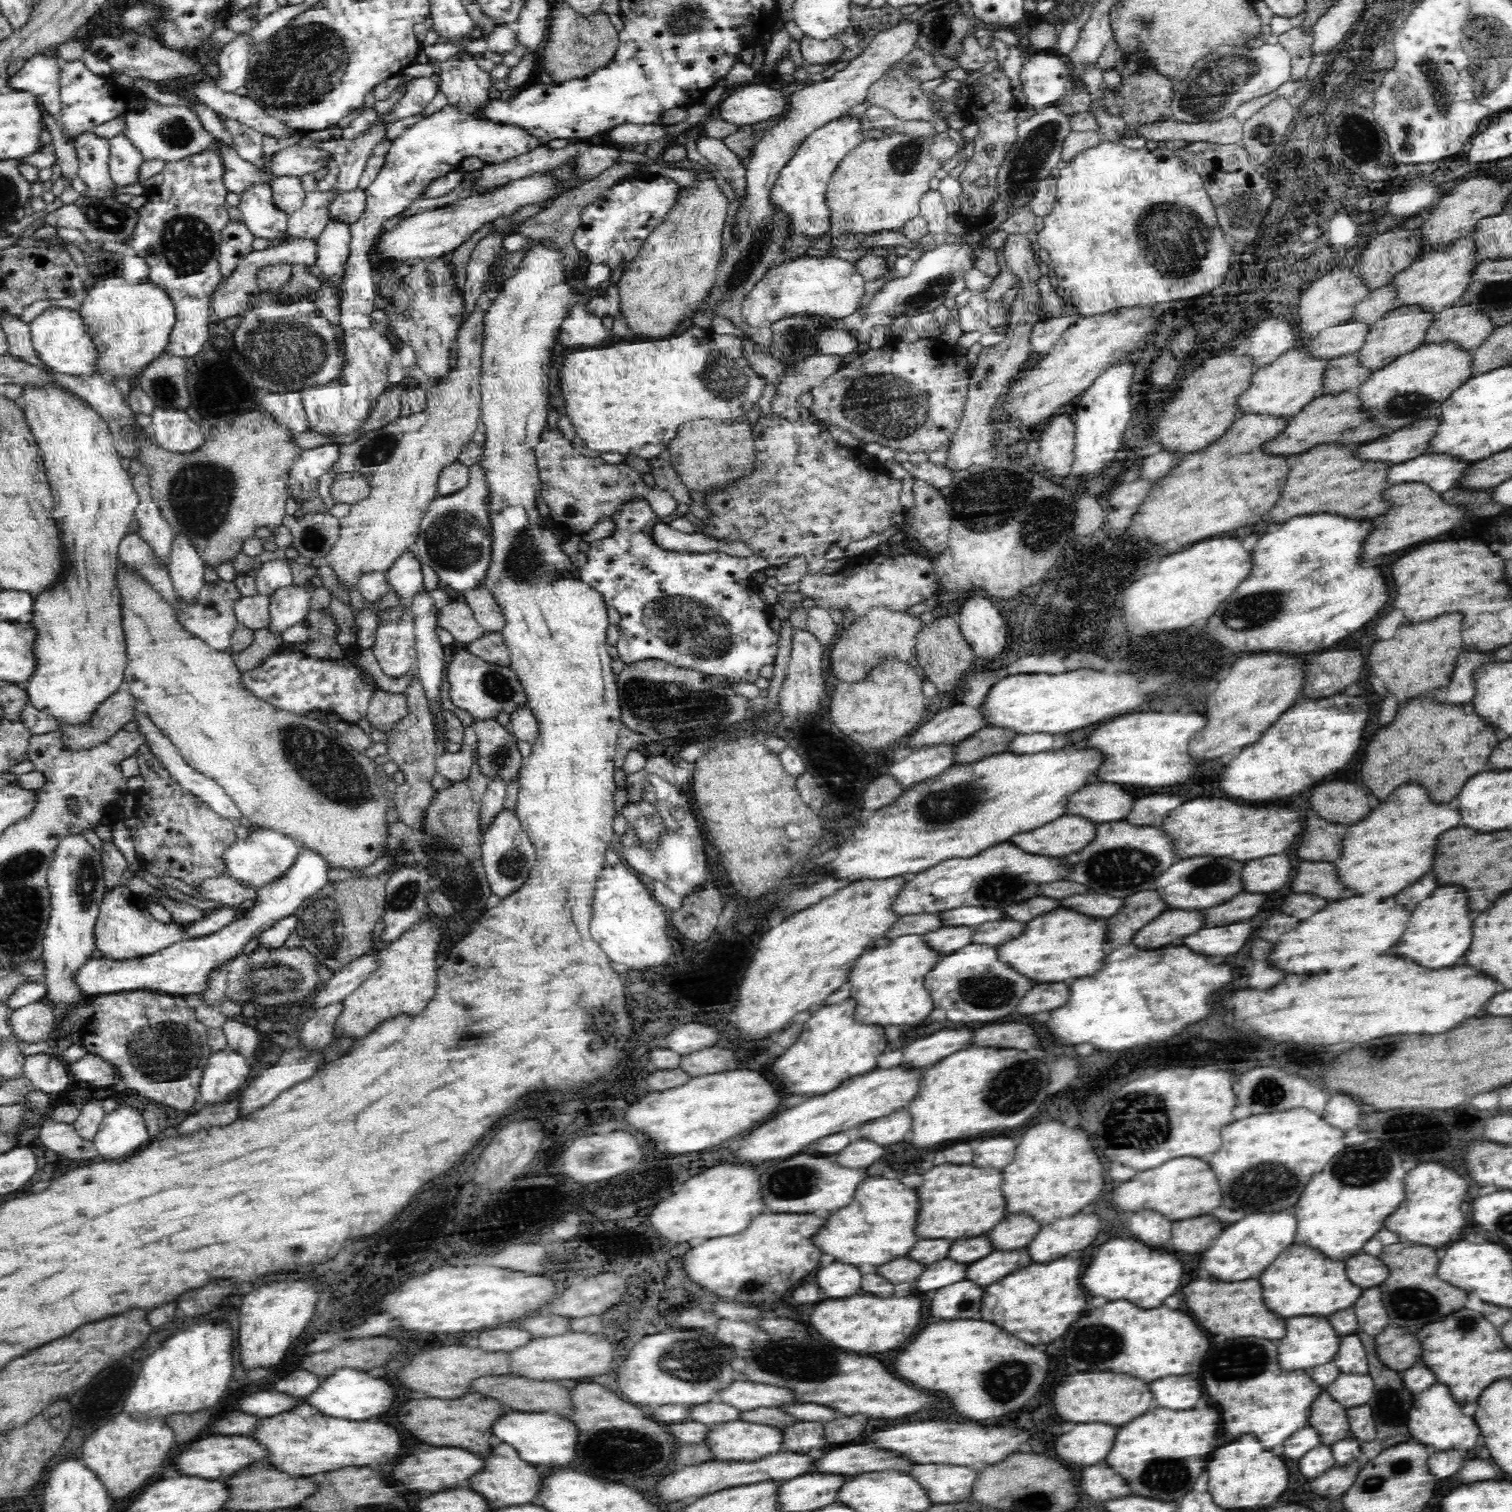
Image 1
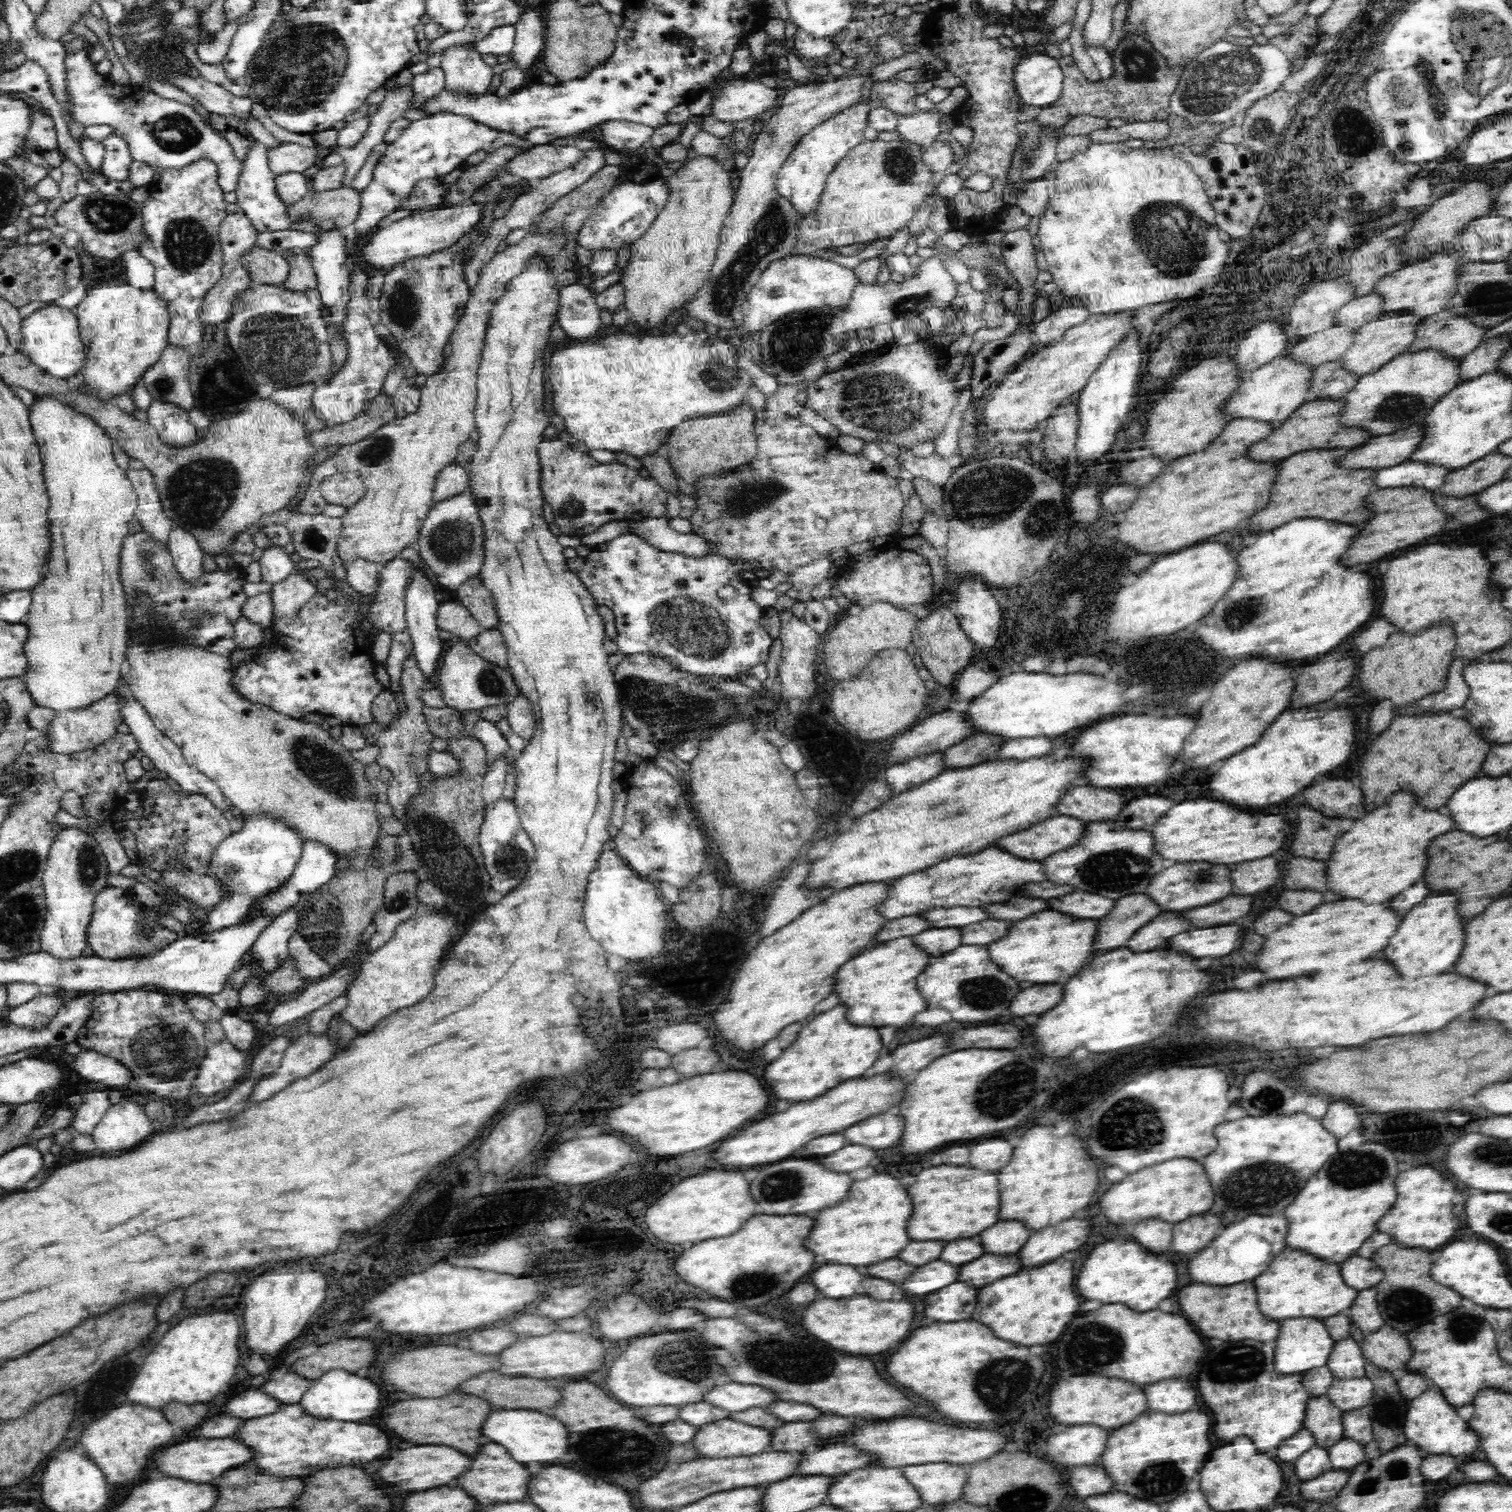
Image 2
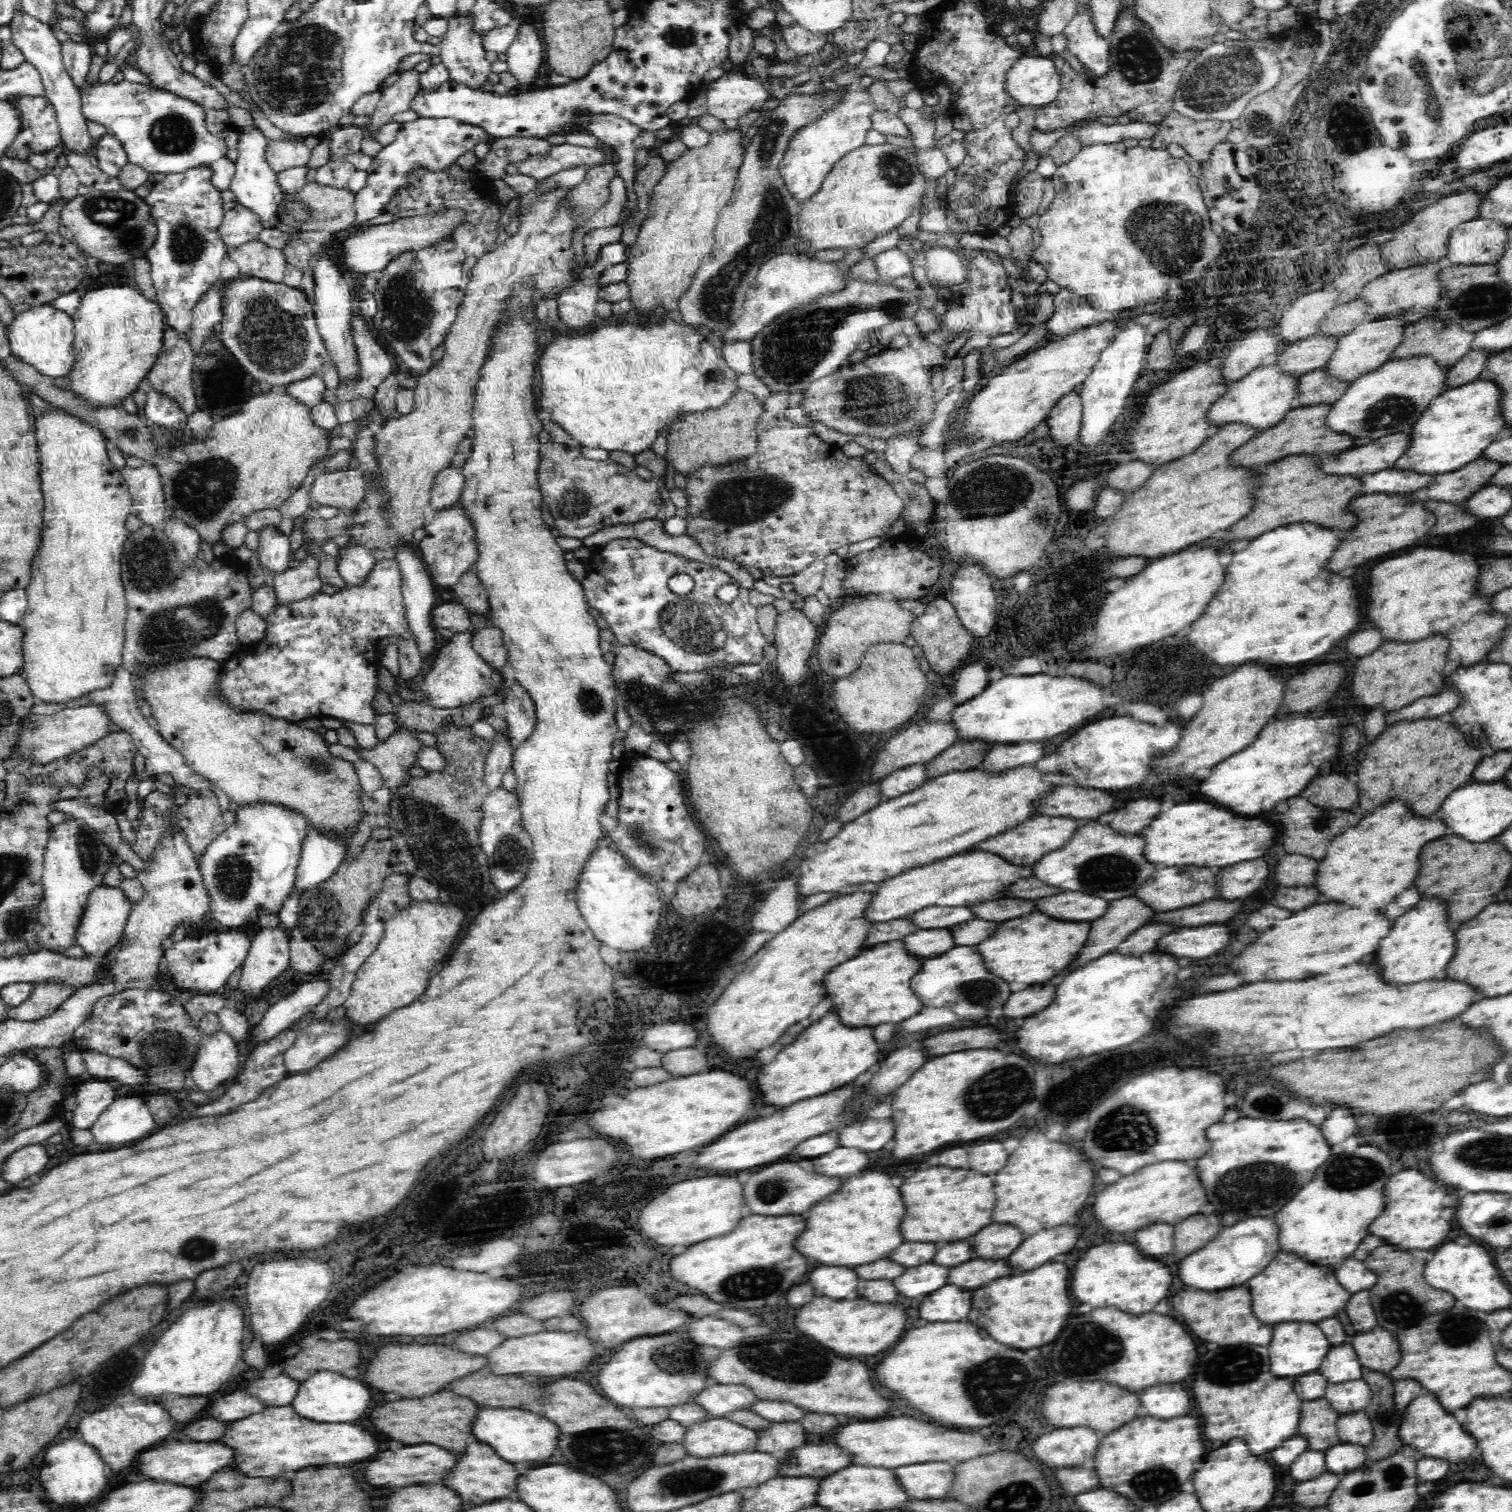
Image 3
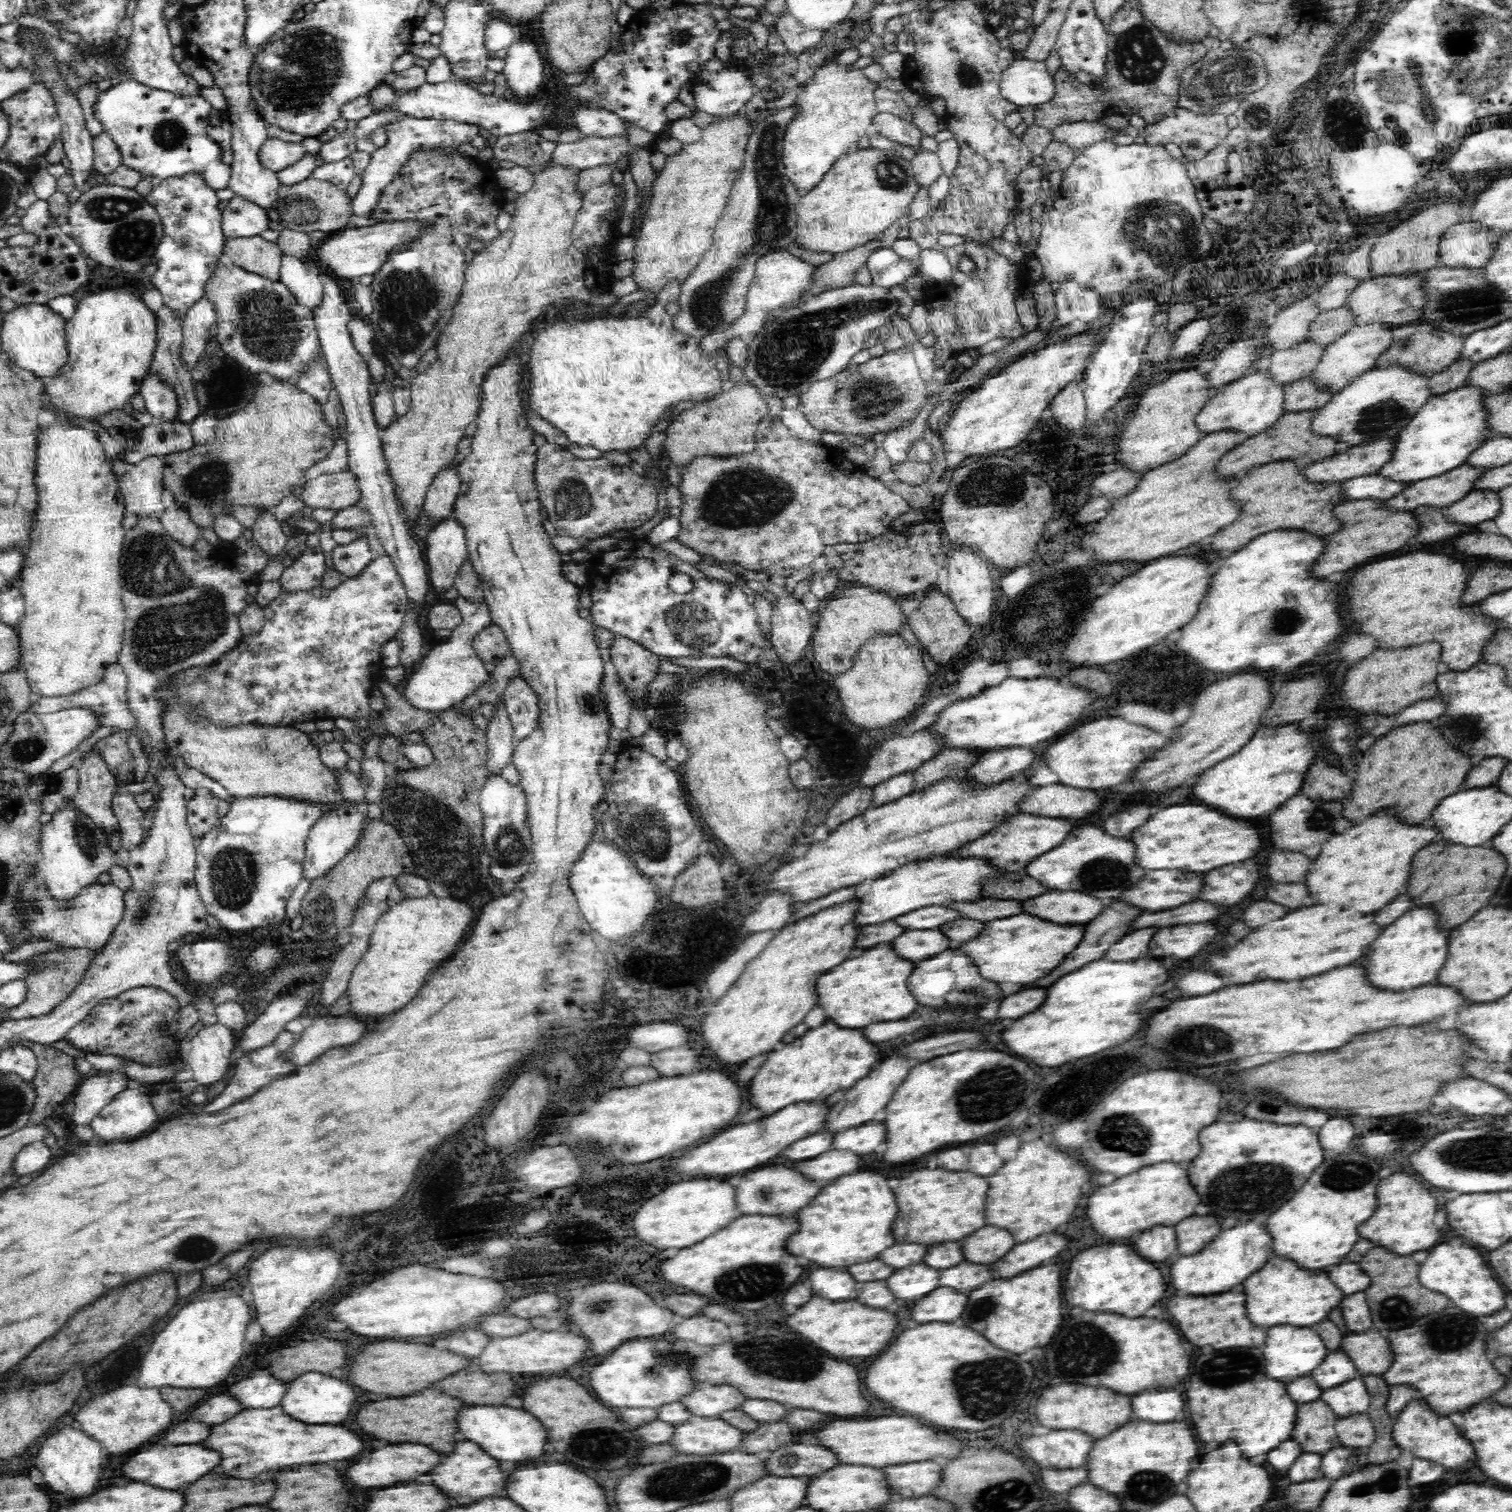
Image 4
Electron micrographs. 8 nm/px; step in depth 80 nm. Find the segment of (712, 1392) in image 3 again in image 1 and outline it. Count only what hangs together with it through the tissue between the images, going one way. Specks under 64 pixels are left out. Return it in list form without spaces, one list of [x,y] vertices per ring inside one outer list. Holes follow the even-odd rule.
[[[734,1382],[728,1388],[719,1390],[718,1398],[720,1403],[726,1402],[730,1407],[734,1407],[738,1411],[754,1410],[755,1408],[778,1408],[784,1404],[792,1404],[794,1400],[790,1400],[790,1396],[786,1396],[786,1388],[774,1388],[770,1384],[754,1384],[754,1382]]]

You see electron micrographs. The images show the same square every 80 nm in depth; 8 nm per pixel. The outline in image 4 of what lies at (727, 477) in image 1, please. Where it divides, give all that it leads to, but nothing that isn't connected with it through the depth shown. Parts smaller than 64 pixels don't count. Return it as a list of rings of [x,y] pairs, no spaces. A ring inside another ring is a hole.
[[[752,383],[728,384],[722,394],[718,394],[714,400],[704,400],[698,404],[682,411],[667,428],[667,438],[662,448],[667,452],[669,460],[674,465],[682,468],[696,456],[713,456],[724,458],[742,453],[750,453],[755,448],[754,438],[757,436],[758,424],[762,417],[769,412],[766,401],[761,392]]]

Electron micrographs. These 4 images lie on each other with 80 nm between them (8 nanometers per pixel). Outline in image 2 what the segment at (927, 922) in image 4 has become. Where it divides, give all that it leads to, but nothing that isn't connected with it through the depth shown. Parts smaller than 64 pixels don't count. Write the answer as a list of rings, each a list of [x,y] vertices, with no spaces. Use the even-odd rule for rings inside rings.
[[[955,907],[955,908],[934,908],[924,912],[922,918],[926,916],[934,928],[958,928],[958,926],[968,926],[972,922],[982,922],[988,920],[988,912],[982,908]]]

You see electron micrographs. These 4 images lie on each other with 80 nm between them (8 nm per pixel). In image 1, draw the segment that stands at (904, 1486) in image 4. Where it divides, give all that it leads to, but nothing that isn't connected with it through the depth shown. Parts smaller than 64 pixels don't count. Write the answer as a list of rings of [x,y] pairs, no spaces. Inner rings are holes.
[[[920,1464],[912,1468],[910,1478],[920,1482],[927,1498],[934,1504],[962,1502],[970,1496],[974,1468],[948,1464]]]

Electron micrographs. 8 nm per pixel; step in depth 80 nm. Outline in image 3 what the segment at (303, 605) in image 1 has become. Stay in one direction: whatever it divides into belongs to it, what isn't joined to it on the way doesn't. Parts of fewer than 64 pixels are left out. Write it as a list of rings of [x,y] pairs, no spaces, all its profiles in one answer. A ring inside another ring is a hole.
[[[308,553],[298,568],[287,569],[273,579],[277,603],[287,603],[320,592],[323,585],[318,577],[320,557]]]

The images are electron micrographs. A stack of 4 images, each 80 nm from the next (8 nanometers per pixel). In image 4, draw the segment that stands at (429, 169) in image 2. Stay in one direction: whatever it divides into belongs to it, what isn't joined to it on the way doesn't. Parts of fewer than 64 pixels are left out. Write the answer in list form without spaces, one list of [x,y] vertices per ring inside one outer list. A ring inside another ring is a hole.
[[[404,117],[397,121],[390,121],[384,125],[388,140],[384,146],[376,148],[372,154],[368,166],[363,172],[363,183],[361,184],[356,196],[352,199],[353,214],[356,216],[368,218],[370,212],[374,212],[374,206],[378,204],[378,198],[382,194],[382,188],[394,180],[395,173],[406,162],[408,156],[416,150],[426,149],[444,149],[448,152],[458,152],[462,144],[472,142],[472,138],[483,133],[478,125],[459,123],[453,120],[438,119],[418,119],[414,117]]]

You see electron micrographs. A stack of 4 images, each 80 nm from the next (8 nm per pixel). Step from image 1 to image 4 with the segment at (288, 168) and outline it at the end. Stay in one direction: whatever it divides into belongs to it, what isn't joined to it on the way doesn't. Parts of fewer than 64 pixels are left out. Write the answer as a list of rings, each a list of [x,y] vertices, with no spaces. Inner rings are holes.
[[[270,137],[259,149],[258,160],[266,170],[277,173],[300,160],[304,152],[306,149],[302,143]]]

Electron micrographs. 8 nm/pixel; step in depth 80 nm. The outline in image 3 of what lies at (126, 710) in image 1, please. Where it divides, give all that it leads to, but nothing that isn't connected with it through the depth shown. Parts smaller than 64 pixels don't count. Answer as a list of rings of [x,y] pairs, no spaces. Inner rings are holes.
[[[90,703],[86,706],[64,707],[53,715],[38,716],[30,713],[19,721],[19,734],[9,753],[12,759],[28,762],[32,767],[41,767],[60,760],[73,752],[94,744],[110,733],[110,717],[104,705]]]

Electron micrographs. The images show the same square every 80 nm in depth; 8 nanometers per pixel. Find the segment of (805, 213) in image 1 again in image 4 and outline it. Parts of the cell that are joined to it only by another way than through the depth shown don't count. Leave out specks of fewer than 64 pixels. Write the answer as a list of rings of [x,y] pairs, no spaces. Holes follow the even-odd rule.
[[[836,58],[817,68],[814,82],[806,84],[804,92],[796,98],[798,108],[794,106],[794,120],[790,120],[782,138],[783,155],[780,161],[787,178],[797,190],[810,192],[834,162],[848,149],[855,148],[862,136],[866,136],[876,110],[874,89],[876,84],[864,78],[862,70],[838,66]]]

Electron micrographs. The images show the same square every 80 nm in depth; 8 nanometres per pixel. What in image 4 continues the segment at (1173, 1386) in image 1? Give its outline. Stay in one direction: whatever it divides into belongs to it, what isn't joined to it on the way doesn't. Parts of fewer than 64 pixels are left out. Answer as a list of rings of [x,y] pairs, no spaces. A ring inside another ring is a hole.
[[[1148,1389],[1138,1396],[1132,1396],[1132,1418],[1150,1423],[1172,1422],[1184,1420],[1188,1414],[1184,1412],[1186,1400],[1178,1390],[1152,1390]]]

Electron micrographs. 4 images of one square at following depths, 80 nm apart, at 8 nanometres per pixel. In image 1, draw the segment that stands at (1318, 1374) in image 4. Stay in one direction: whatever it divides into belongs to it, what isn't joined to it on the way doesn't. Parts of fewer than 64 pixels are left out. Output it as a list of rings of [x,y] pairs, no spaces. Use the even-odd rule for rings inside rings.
[[[1356,1333],[1349,1334],[1342,1338],[1340,1350],[1334,1356],[1336,1366],[1344,1374],[1368,1374],[1369,1364],[1366,1349],[1362,1344],[1362,1339]]]

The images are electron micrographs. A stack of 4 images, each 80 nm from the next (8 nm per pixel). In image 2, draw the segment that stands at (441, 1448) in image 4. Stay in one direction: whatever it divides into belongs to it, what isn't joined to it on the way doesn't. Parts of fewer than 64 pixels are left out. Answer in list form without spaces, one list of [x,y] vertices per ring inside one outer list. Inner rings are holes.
[[[448,1394],[444,1398],[416,1398],[416,1400],[400,1400],[392,1406],[388,1406],[382,1412],[382,1422],[400,1438],[414,1442],[414,1444],[442,1444],[452,1446],[468,1456],[474,1456],[478,1448],[484,1444],[482,1436],[482,1420],[492,1412],[490,1404],[484,1399],[470,1394]]]

